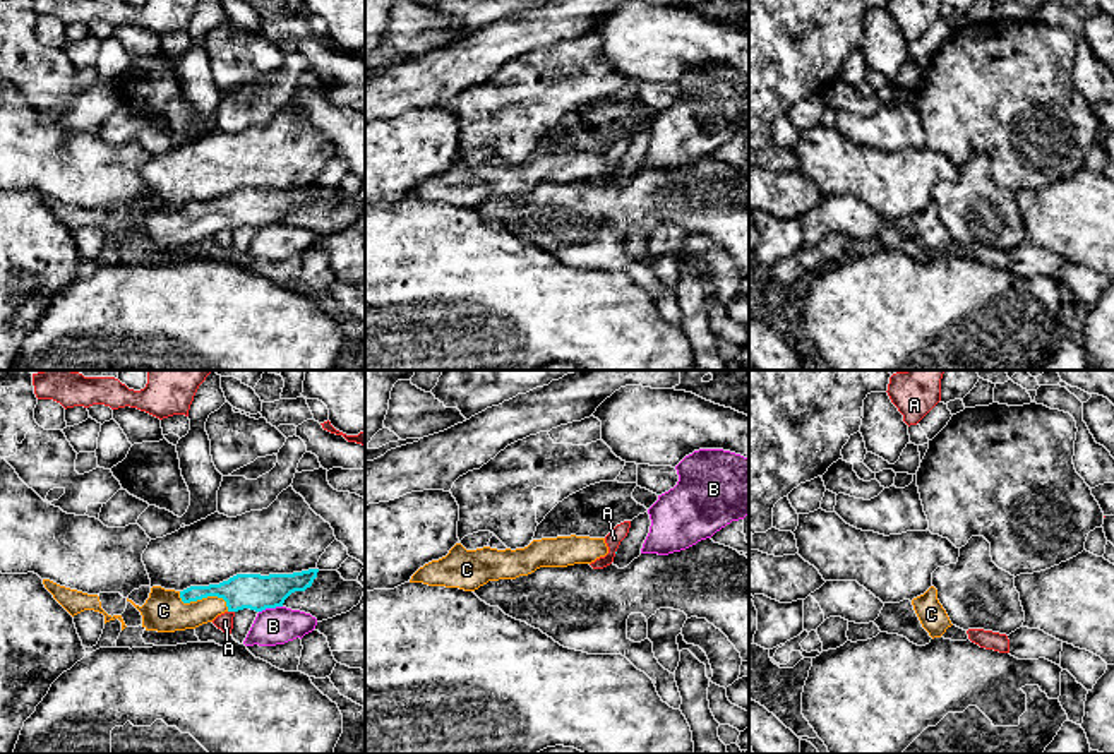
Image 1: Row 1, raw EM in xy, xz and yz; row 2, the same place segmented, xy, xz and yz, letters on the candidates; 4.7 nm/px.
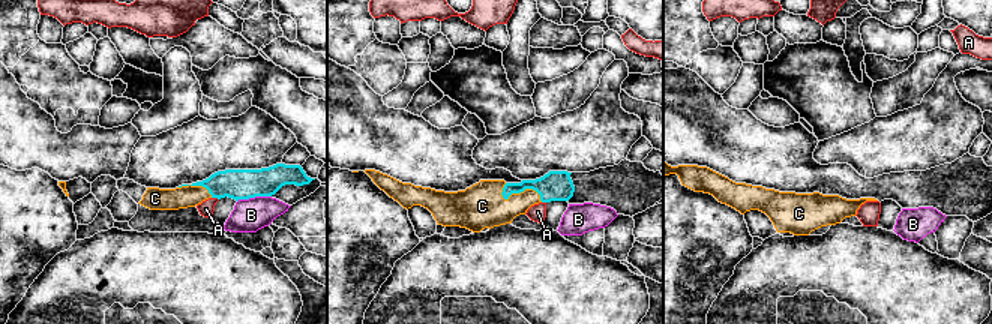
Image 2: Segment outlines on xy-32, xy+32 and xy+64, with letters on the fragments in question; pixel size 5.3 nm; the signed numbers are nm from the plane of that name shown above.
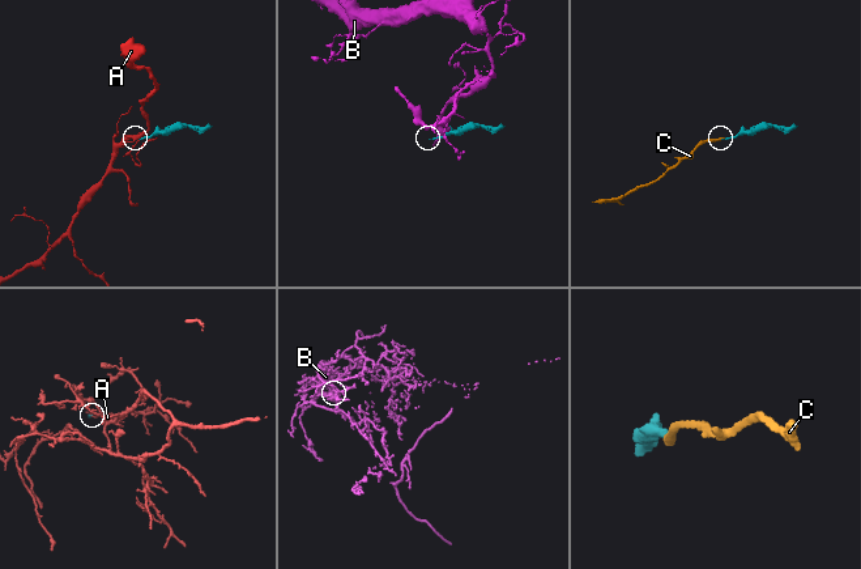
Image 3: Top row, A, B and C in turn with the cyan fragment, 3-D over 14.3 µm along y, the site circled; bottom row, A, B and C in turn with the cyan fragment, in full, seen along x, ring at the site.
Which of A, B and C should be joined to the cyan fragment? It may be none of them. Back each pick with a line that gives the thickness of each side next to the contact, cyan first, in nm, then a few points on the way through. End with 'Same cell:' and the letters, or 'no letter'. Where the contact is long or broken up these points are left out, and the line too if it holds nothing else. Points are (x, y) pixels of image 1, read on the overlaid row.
C: 170/190 nm | across xy (254, 592), (204, 597), (189, 609), (163, 610)
Same cell: C

